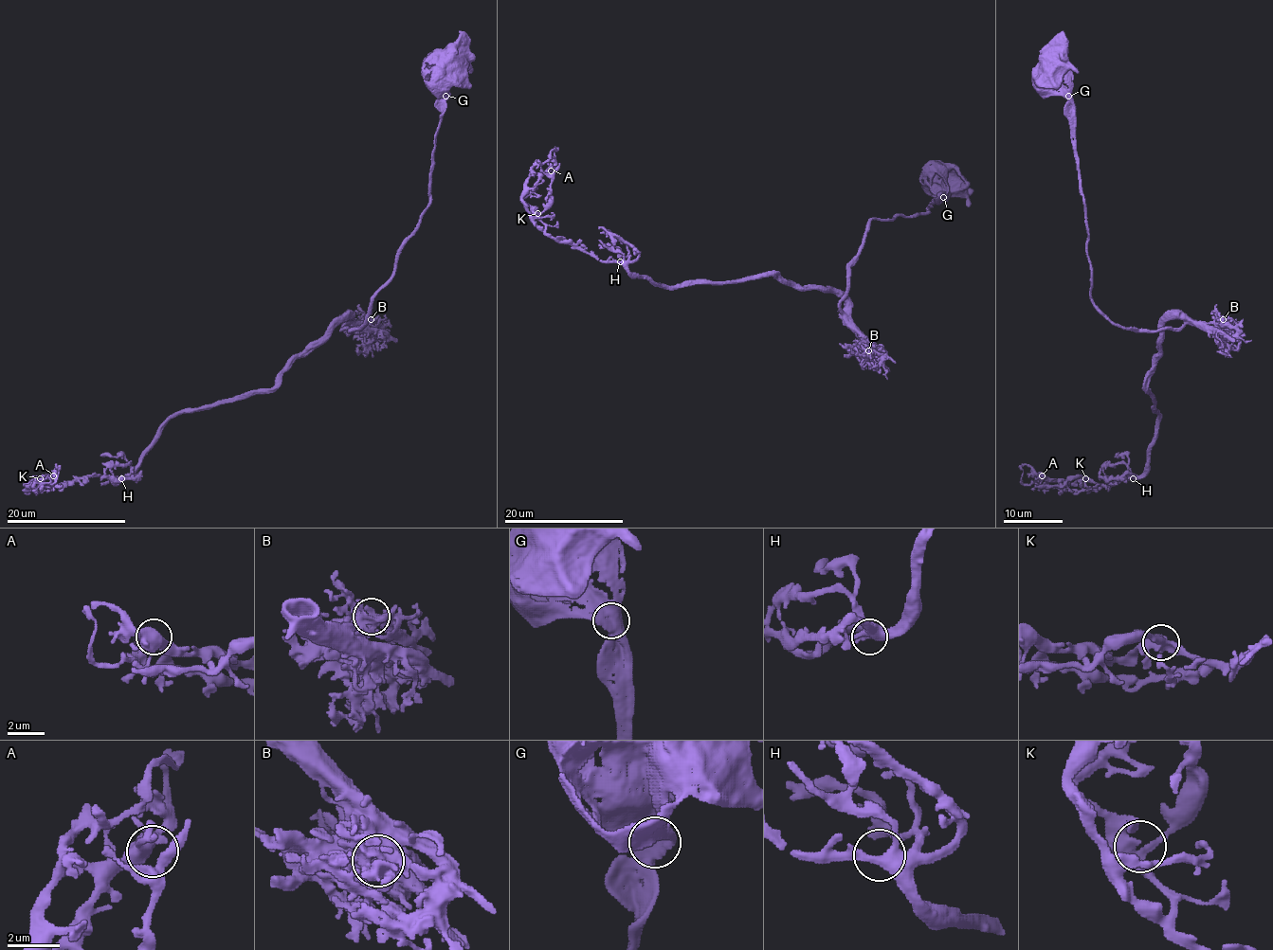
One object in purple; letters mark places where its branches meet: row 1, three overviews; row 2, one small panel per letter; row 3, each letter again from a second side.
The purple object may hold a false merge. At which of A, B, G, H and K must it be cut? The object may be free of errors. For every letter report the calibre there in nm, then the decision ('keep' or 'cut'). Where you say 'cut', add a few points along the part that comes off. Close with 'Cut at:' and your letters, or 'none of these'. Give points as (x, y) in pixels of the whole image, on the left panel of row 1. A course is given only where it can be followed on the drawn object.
A: 440 nm | keep
B: 500 nm | keep
G: 480 nm | keep
H: 360 nm | keep
K: 360 nm | keep
Cut at: none of these

